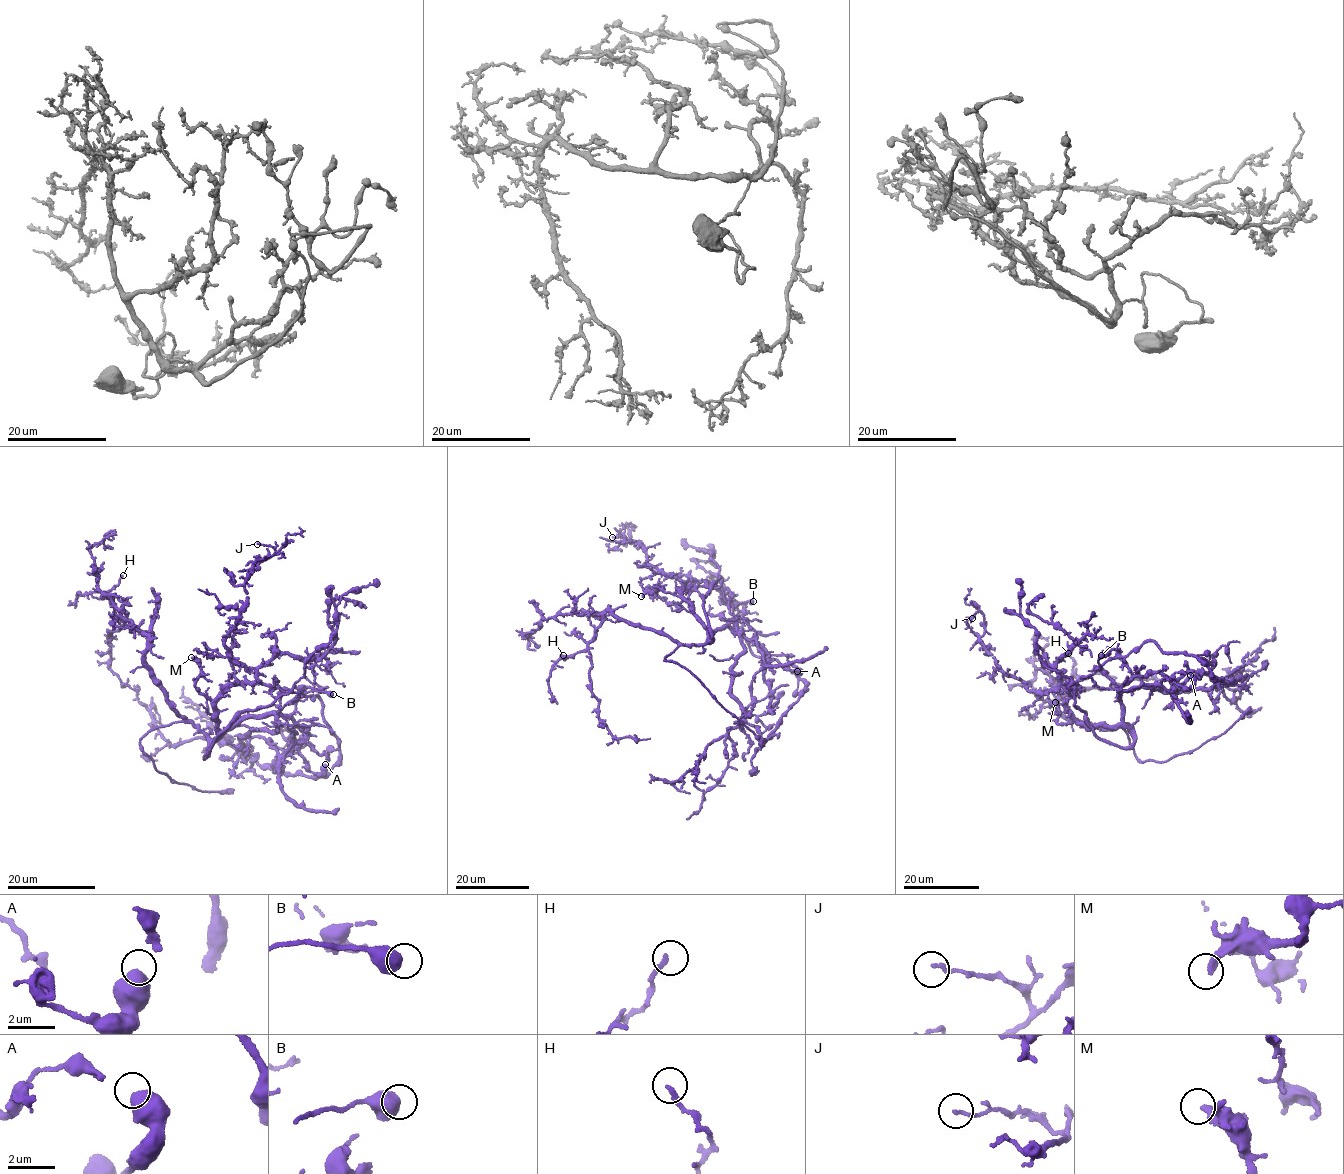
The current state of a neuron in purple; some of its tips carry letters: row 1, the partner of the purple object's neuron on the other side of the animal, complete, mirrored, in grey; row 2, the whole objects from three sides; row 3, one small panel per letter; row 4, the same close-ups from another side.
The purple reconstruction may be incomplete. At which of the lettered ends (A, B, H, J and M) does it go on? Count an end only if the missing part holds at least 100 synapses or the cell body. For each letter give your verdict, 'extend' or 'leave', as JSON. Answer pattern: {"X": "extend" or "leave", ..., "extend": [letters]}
{"A": "leave", "B": "leave", "H": "leave", "J": "leave", "M": "leave", "extend": []}

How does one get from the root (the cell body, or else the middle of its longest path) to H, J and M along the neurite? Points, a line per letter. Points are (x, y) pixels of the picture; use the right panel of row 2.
H: (1124, 720), (1132, 727), (1105, 730), (1062, 714), (1055, 702), (1079, 686), (1073, 675), (1074, 661), (1068, 653)
J: (1124, 720), (1086, 727), (1070, 715), (1065, 688), (1041, 695), (1028, 690), (981, 642), (983, 613), (972, 618)
M: (1124, 720), (1111, 726), (1088, 728), (1072, 722), (1062, 725), (1057, 722), (1055, 702)

